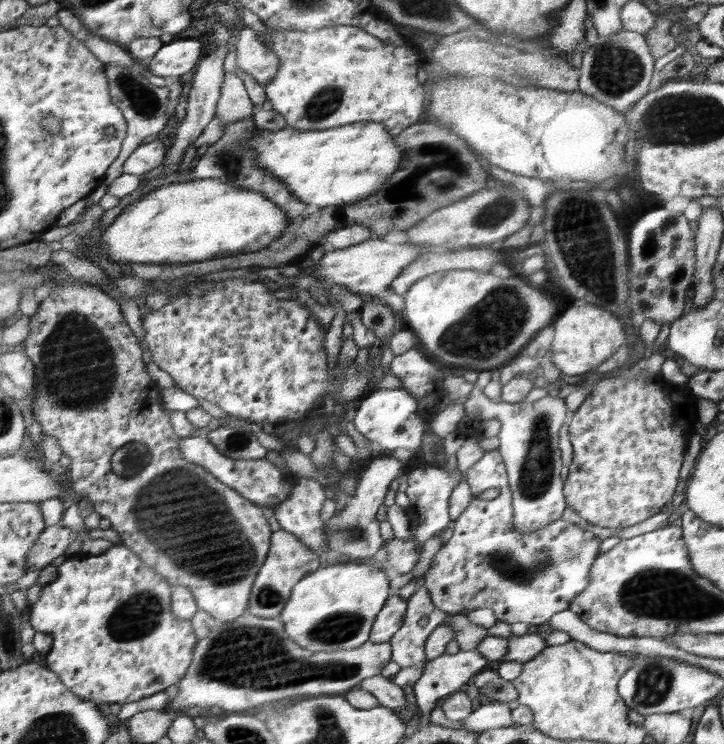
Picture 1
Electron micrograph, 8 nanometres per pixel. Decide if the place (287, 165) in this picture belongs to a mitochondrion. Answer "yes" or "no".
no

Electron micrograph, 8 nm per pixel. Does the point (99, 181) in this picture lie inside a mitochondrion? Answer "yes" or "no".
no

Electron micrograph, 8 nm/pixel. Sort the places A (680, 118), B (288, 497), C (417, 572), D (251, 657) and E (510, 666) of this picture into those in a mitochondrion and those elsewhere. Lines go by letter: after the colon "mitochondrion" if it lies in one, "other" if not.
A: mitochondrion
B: other
C: other
D: mitochondrion
E: other

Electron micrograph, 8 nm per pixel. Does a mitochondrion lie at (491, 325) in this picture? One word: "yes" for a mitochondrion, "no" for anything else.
yes

